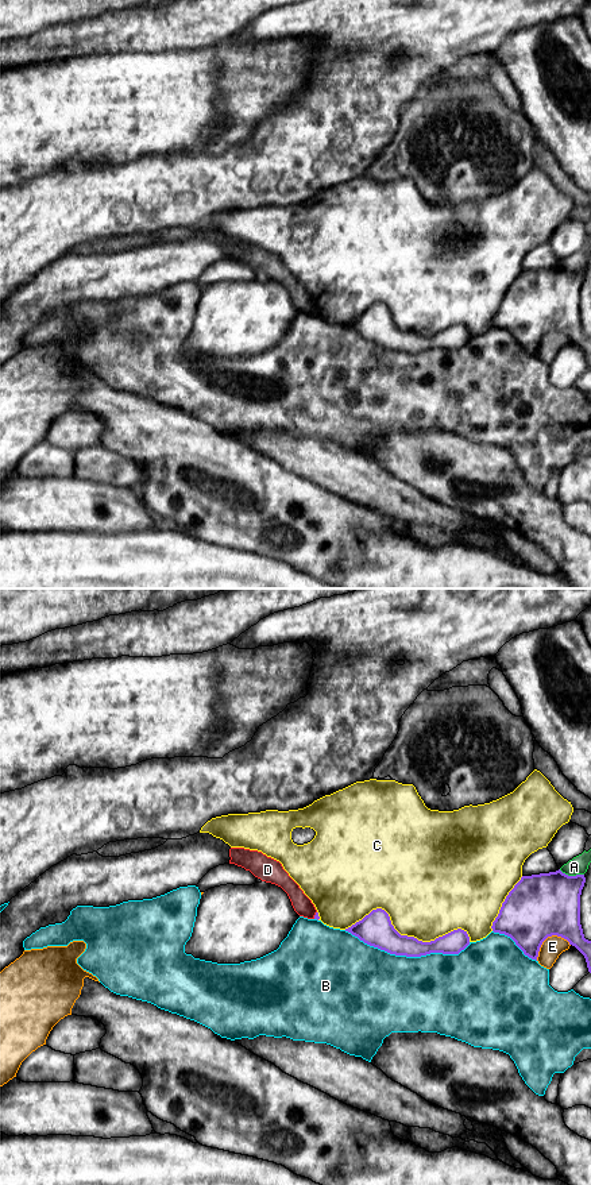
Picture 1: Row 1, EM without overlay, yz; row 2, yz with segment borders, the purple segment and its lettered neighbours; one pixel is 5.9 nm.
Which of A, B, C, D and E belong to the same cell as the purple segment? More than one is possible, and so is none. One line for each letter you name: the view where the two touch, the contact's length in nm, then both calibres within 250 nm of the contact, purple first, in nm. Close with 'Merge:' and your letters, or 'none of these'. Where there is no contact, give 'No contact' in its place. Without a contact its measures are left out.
Merge: none of these

